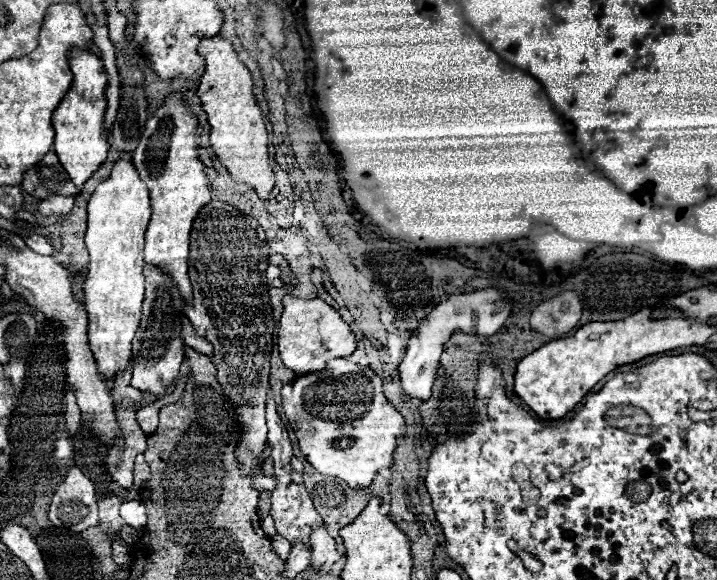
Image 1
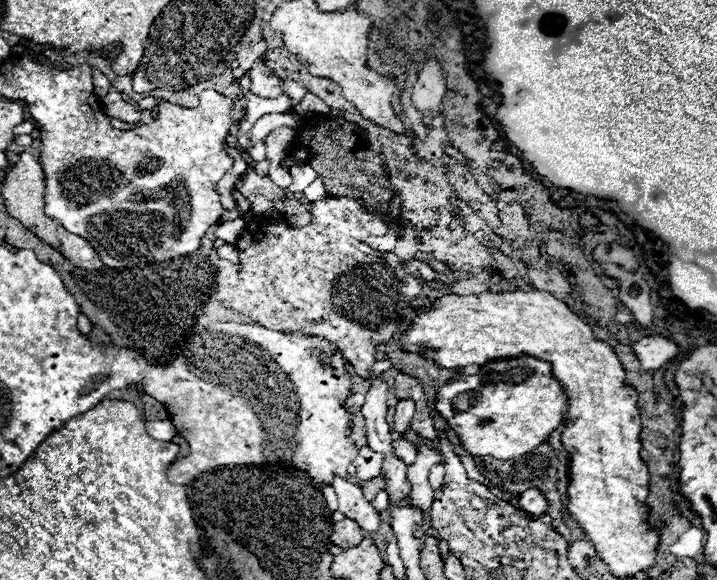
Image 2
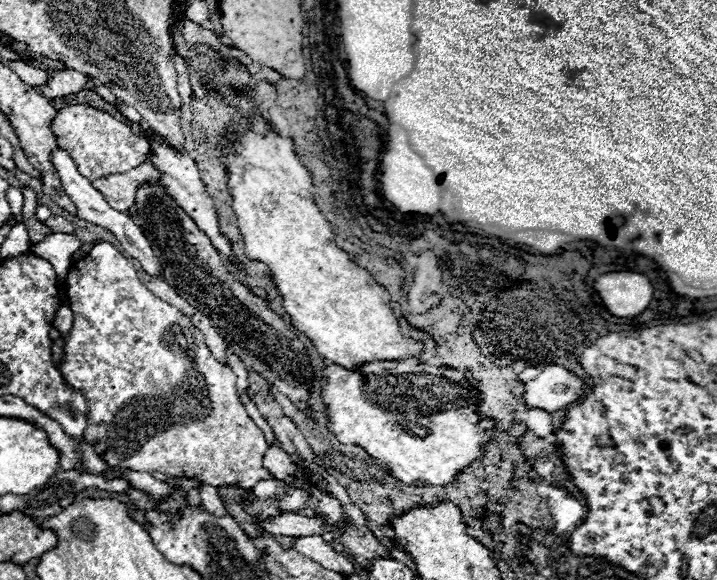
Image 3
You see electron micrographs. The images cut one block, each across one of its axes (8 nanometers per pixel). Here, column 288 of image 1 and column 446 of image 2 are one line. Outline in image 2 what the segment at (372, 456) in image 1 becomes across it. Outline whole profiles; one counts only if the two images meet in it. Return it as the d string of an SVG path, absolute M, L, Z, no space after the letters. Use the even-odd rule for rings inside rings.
M532 356L502 358L480 366L478 374L458 374L436 394L436 412L472 456L512 460L542 444L566 418L566 394L552 376L552 366Z

